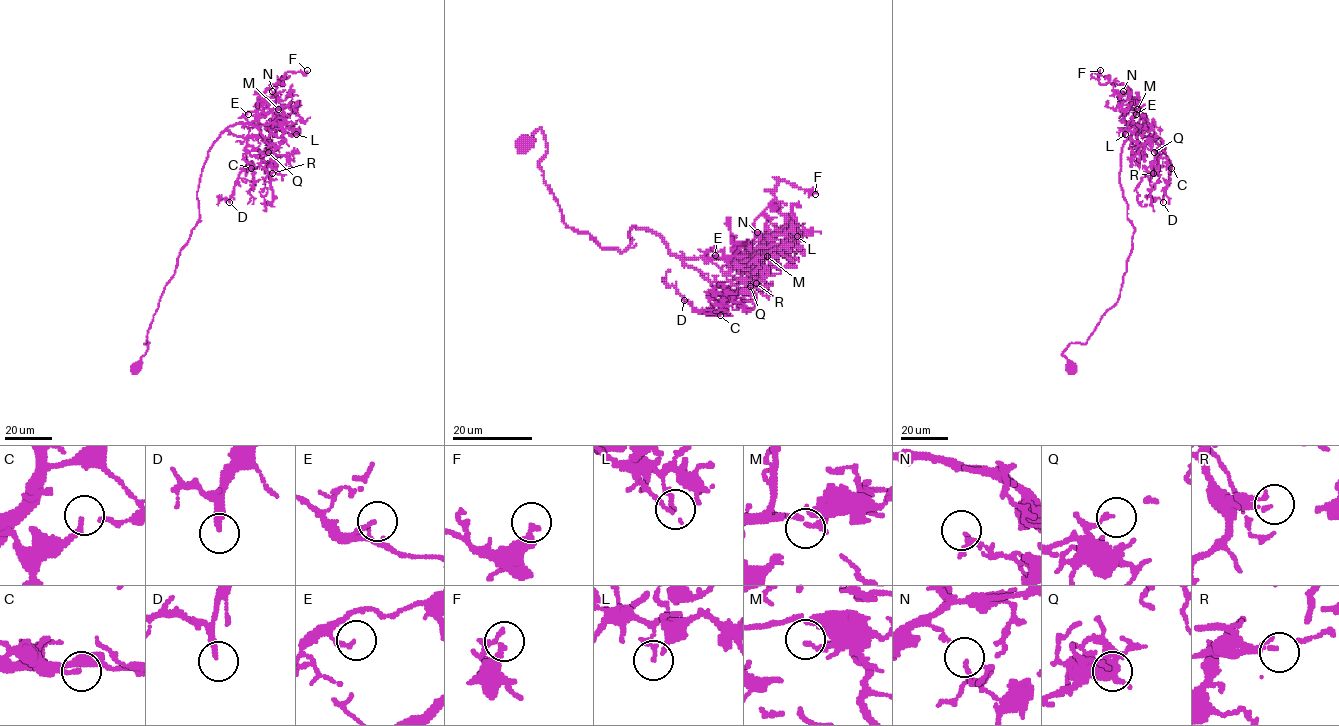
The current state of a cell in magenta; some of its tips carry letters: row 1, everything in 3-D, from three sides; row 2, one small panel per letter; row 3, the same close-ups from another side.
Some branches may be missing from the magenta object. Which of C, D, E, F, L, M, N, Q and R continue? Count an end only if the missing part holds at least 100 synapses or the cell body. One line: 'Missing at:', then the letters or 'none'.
Missing at: D

